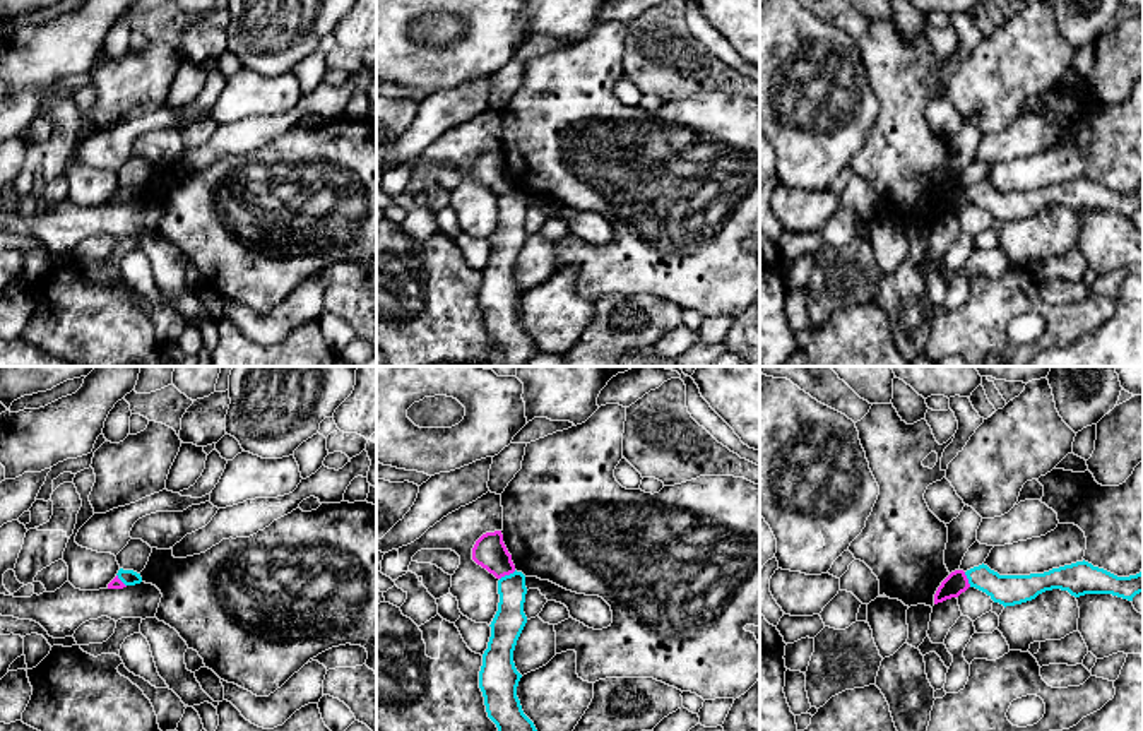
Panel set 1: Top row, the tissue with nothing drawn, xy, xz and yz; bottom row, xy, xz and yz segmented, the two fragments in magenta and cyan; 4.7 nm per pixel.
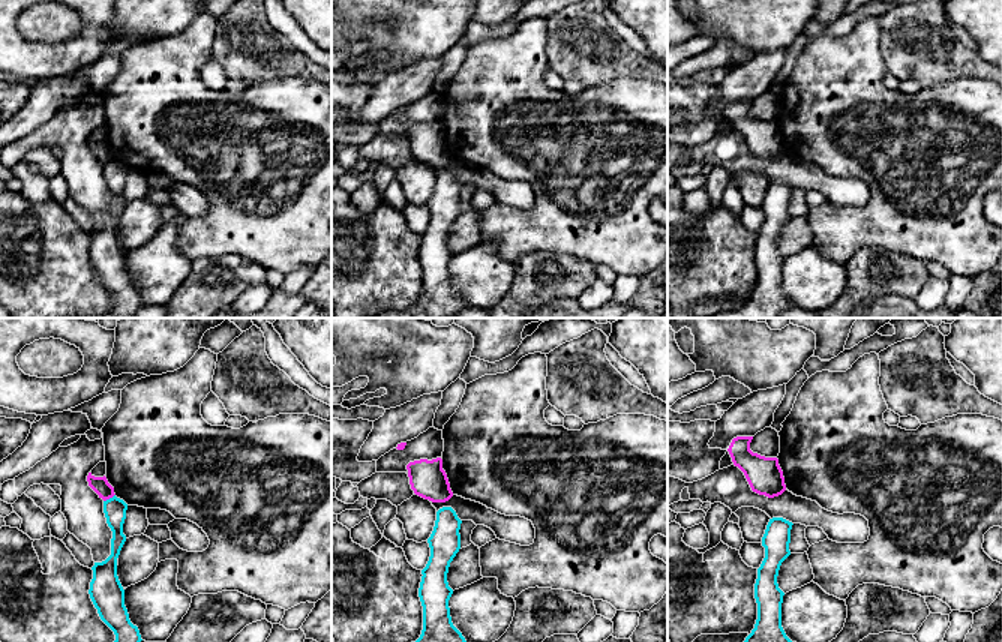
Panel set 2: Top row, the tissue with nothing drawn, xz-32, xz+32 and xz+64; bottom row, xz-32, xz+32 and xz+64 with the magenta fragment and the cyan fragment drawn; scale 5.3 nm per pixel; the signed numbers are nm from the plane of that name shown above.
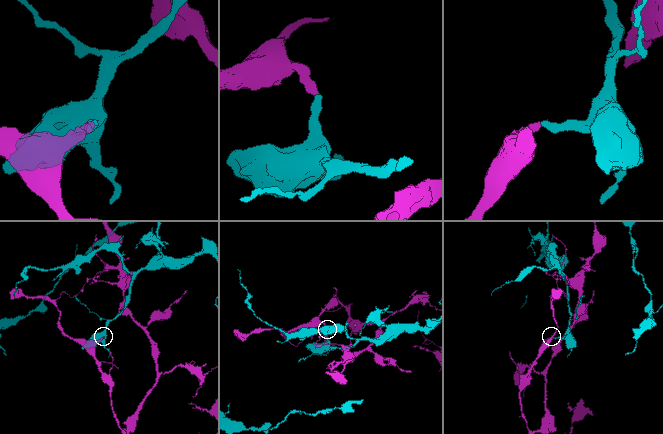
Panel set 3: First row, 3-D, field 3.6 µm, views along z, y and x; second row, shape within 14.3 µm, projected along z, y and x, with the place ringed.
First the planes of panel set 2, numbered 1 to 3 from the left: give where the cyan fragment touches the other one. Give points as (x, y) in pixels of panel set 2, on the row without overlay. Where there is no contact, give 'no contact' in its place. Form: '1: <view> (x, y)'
1: xz-32 (108, 162)
2: no contact
3: no contact

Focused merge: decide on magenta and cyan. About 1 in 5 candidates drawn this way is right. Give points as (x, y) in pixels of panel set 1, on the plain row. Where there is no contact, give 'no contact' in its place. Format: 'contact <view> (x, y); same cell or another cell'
contact xz (507, 190); another cell

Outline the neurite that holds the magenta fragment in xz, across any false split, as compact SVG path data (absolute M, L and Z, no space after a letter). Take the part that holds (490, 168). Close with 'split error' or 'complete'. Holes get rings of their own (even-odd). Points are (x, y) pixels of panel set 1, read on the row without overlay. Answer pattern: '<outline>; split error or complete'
M501 147L483 151L472 164L472 176L496 195L515 188L515 181L503 159Z; complete

